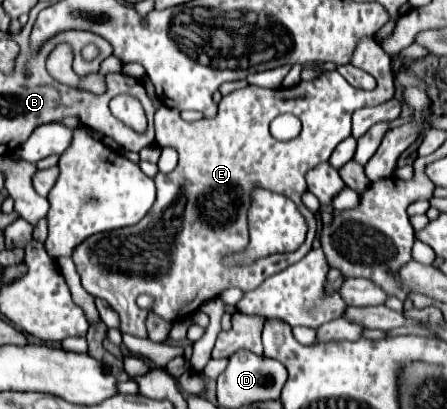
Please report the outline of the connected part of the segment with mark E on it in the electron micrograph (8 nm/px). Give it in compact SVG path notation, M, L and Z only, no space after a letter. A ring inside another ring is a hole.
M366 37L358 43L358 49L354 51L354 57L352 57L352 65L362 65L362 69L378 81L378 87L372 91L356 89L356 87L350 87L348 81L340 73L324 73L316 81L302 81L290 89L286 89L286 87L262 89L262 87L248 85L246 89L232 91L222 97L218 104L218 117L214 117L214 119L200 119L200 121L188 123L180 117L178 109L170 109L164 105L160 109L156 109L156 115L154 115L155 143L160 148L176 149L178 165L168 175L156 175L158 195L156 195L154 207L134 227L122 227L122 229L92 235L72 251L72 261L76 265L76 271L80 273L82 287L90 295L102 297L104 301L108 301L120 313L120 329L124 333L130 333L134 337L146 337L144 321L146 321L148 311L140 309L136 305L136 297L142 293L146 293L154 299L154 303L152 303L154 313L158 313L160 317L166 317L170 321L176 321L178 317L194 313L194 309L198 311L206 299L220 295L224 289L230 289L230 287L238 287L242 291L256 289L266 277L300 261L312 249L318 221L316 221L316 215L312 211L308 211L300 199L302 193L306 191L306 179L304 179L306 171L310 171L314 165L320 165L322 161L328 161L332 151L336 149L336 145L340 141L344 141L346 137L350 137L352 113L356 109L376 107L394 97L394 77L390 71L390 57L384 53L384 49L380 45L374 43L374 39ZM282 113L292 113L302 121L300 135L290 141L278 141L268 131L270 121ZM254 187L268 187L270 191L286 195L296 203L296 207L302 211L306 225L308 225L306 241L302 243L302 249L294 251L294 253L274 253L274 255L266 255L250 265L226 267L224 257L228 257L236 251L244 251L248 247L250 237L248 237L246 213L250 207L250 193Z

